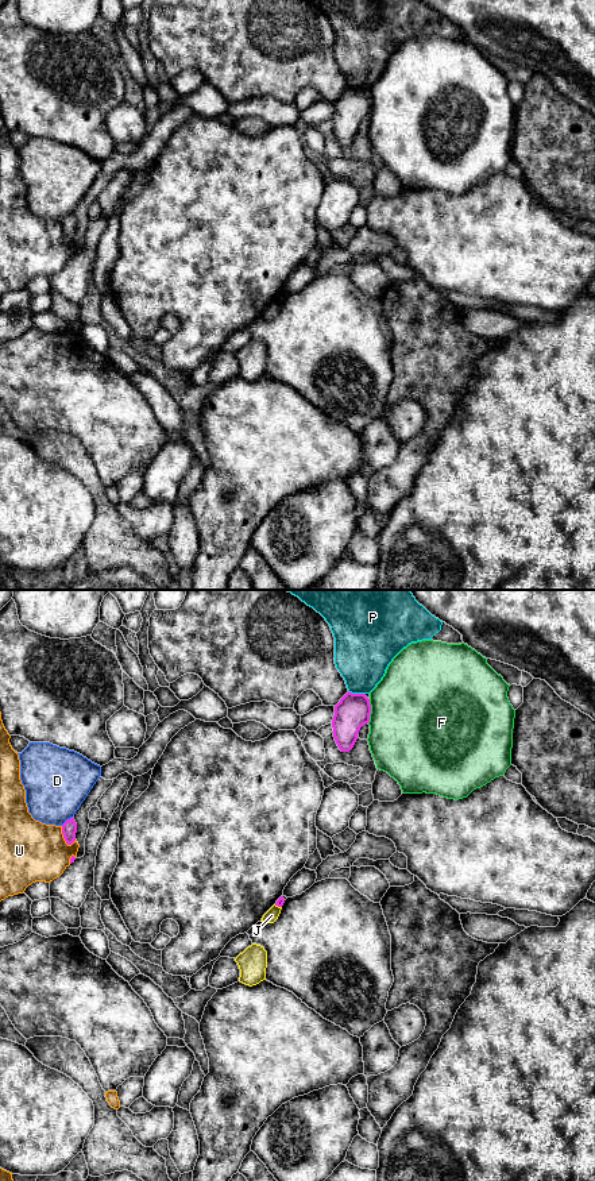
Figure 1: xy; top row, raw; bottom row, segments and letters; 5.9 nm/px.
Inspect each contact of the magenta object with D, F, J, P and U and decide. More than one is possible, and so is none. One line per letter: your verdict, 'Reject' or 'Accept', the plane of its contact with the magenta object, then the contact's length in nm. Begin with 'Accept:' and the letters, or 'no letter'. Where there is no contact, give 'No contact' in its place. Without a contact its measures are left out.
Accept: no letter
D: Reject. Touches magenta in xy. Shared border 90 nm
F: Reject. Touches magenta in xy. Shared border 140 nm
J: Reject. Touches magenta in xy. Shared border 50 nm
P: Reject. Touches magenta in xy. Shared border 110 nm
U: Reject. Touches magenta in xy. Shared border 130 nm

